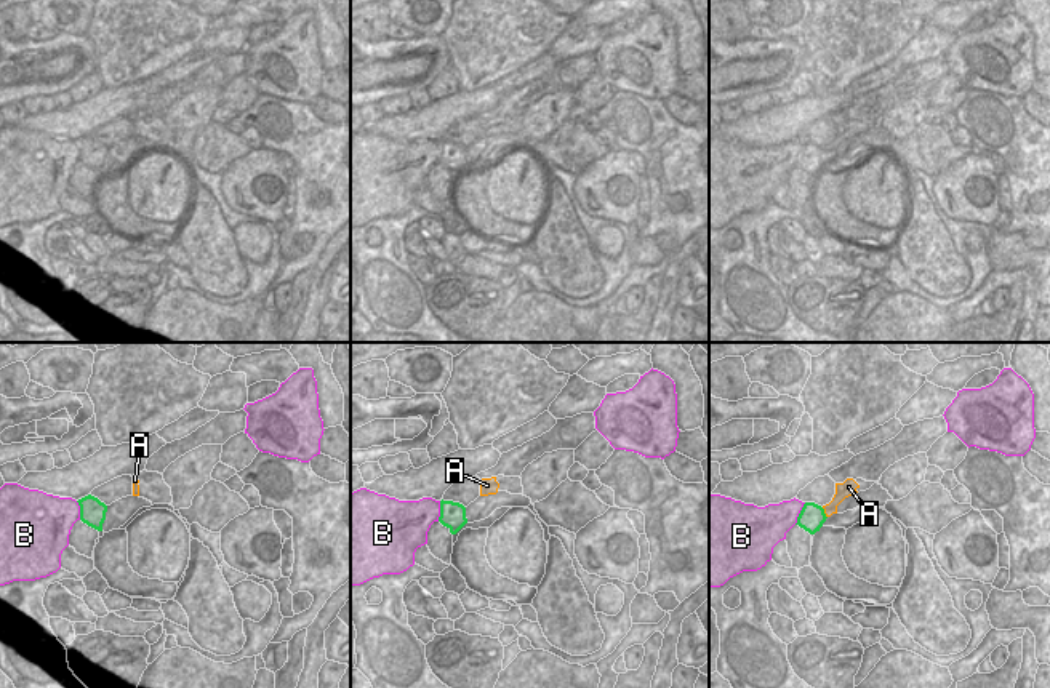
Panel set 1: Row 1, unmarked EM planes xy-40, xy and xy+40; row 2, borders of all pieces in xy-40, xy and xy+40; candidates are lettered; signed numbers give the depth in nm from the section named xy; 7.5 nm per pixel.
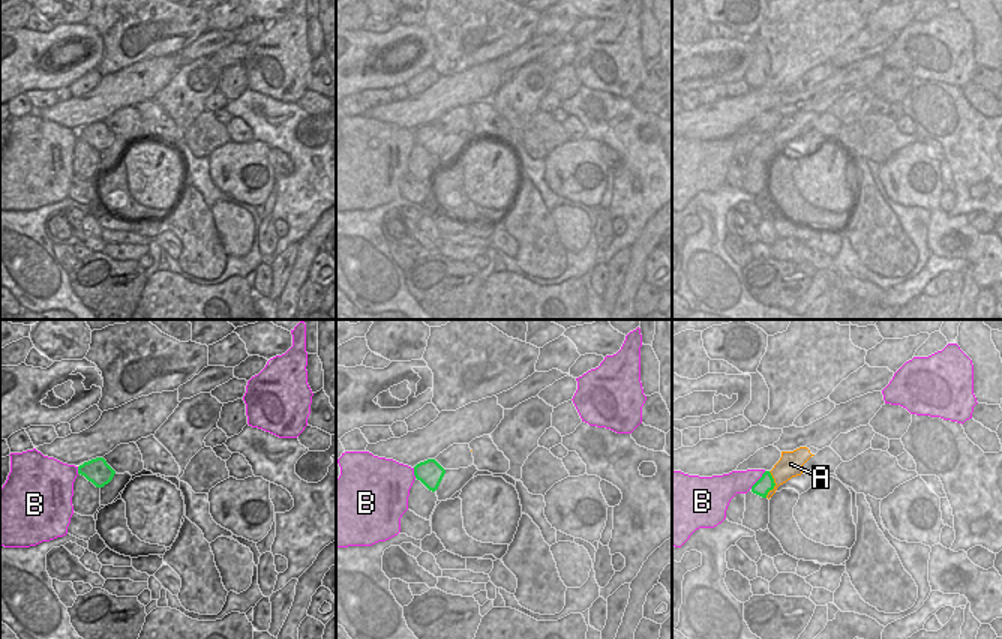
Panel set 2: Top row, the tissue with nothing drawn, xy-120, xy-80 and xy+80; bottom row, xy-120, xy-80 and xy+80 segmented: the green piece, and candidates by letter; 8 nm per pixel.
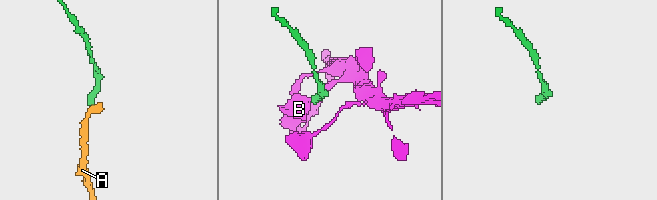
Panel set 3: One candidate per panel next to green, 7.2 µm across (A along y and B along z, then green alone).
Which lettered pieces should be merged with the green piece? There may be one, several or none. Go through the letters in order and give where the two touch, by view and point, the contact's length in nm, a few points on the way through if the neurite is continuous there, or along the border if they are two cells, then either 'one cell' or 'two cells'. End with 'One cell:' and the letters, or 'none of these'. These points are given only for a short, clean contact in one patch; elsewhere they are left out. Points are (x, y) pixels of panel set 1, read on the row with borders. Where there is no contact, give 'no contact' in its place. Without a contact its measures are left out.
A: xy+40 (823, 512) | 90 nm | across xy+40 (812, 516), (823, 512), (836, 501), (842, 490) | one cell
B: xy+40 (799, 514) | 190 nm | along xy+40 (805, 503), (794, 524) | two cells
One cell: A

